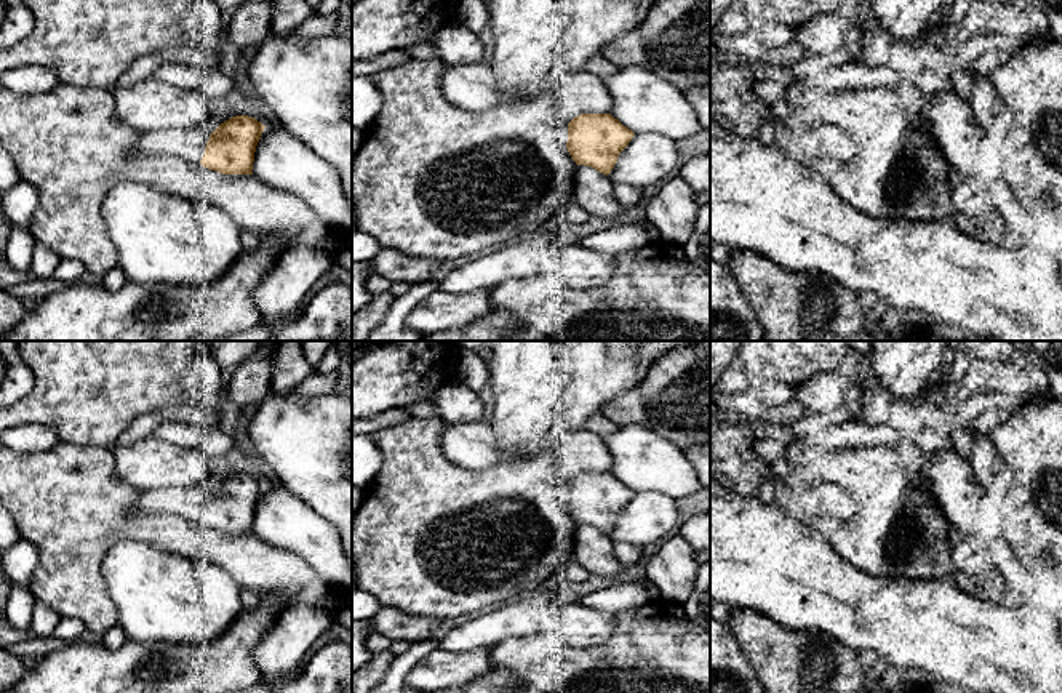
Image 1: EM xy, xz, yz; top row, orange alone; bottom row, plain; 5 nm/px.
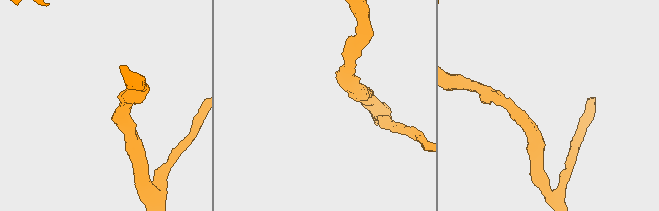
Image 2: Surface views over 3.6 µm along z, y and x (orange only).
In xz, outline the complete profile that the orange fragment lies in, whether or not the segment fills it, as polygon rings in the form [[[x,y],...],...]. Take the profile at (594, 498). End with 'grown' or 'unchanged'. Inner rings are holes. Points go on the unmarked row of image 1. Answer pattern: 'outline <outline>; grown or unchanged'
outline [[[581,472],[568,482],[566,507],[576,523],[608,535],[633,493],[611,472]]]; unchanged

